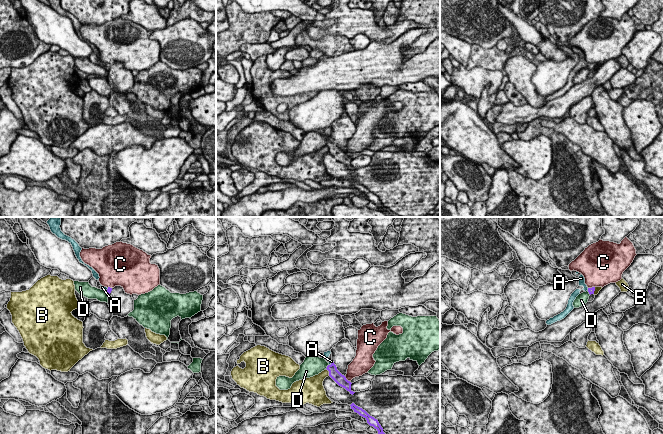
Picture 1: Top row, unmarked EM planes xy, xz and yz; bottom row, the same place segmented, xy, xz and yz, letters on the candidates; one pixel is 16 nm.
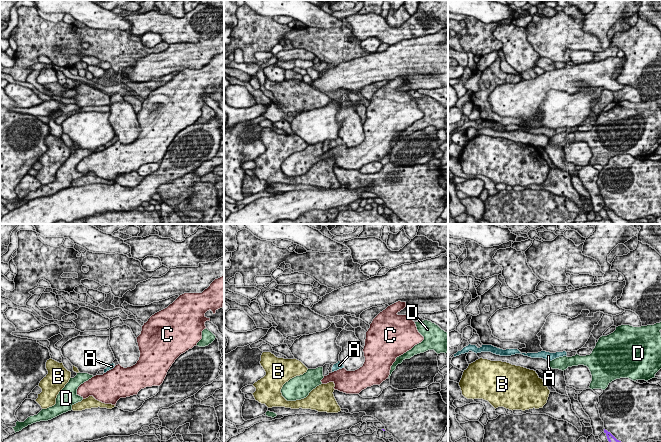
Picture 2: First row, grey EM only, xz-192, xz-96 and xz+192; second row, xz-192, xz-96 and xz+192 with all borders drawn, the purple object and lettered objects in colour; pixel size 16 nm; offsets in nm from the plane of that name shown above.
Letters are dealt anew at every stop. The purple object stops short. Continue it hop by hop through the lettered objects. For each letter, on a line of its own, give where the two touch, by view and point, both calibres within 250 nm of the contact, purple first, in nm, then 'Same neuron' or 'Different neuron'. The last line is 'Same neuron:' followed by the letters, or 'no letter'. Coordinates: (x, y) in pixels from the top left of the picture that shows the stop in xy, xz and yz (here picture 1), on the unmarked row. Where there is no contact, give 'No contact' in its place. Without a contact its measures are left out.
A: Touches purple at xz (331, 139). Thickness 160 nm (purple) against 50 nm. Same neuron
B: Touches purple at xz (329, 148). Thickness 170 nm (purple) against 190 nm. Different neuron
C: Touches purple at xz (346, 155). Thickness 170 nm (purple) against 280 nm. Different neuron
D: Touches purple at xz (327, 142). Thickness 160 nm (purple) against 320 nm. Different neuron
Same neuron: A

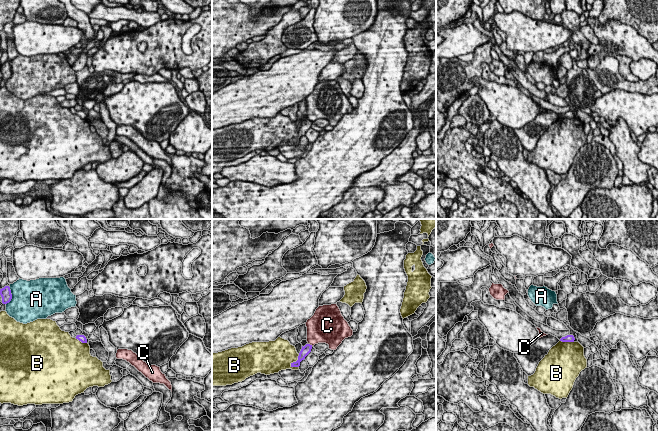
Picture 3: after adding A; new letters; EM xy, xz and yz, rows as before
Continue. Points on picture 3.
A: Touches purple at xy (11, 72). Thickness 170 nm (purple) against 480 nm. Different neuron
B: Touches purple at xz (296, 137). Thickness 140 nm (purple) against 380 nm. Different neuron
C: Touches purple at xz (309, 120). Thickness 140 nm (purple) against 360 nm. Different neuron
Same neuron: no letter

